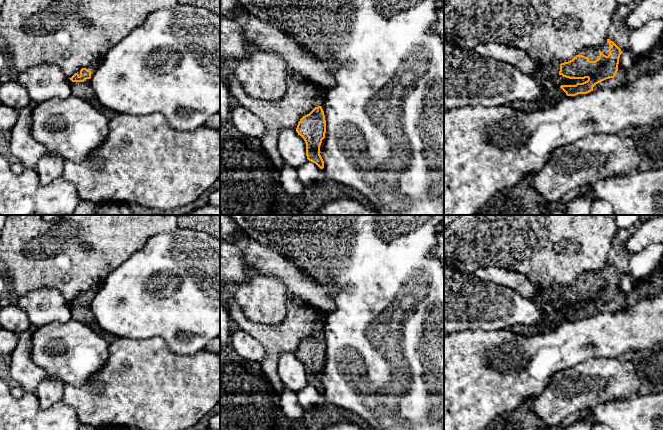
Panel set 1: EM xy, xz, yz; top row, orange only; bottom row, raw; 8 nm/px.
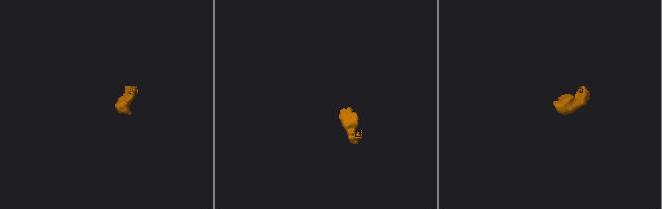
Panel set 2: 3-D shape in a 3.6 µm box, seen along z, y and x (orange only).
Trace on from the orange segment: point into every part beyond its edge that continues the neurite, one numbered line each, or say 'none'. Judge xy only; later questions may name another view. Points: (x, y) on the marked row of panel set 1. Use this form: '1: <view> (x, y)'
1: xy (84, 90)

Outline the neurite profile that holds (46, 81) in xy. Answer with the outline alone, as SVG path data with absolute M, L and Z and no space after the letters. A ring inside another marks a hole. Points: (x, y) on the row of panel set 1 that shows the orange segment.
M44 63L31 66L15 73L14 78L27 89L30 99L36 103L49 99L63 100L72 95L69 78L57 65Z

